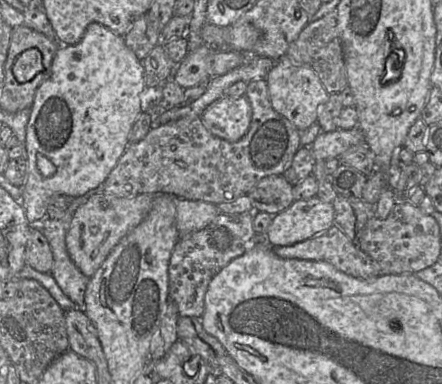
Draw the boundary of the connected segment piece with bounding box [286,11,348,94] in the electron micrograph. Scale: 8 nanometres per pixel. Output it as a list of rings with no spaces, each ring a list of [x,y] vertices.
[[[331,12],[314,22],[309,22],[287,51],[293,64],[309,66],[318,75],[328,94],[339,94],[348,86],[344,54],[337,30],[337,12]]]

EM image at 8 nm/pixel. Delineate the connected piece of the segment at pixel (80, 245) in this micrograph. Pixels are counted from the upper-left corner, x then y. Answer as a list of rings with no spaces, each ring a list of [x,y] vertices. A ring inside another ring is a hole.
[[[96,194],[76,210],[66,234],[66,248],[74,264],[85,276],[91,278],[119,241],[144,220],[155,196],[139,194],[115,198]]]

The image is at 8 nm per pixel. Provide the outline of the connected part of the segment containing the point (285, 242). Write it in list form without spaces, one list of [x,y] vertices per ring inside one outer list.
[[[317,195],[293,203],[273,220],[266,232],[271,247],[292,246],[327,231],[335,224],[333,203],[322,201]]]

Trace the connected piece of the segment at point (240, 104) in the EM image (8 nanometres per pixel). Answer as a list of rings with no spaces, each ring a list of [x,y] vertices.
[[[246,95],[222,97],[210,104],[201,115],[206,129],[228,142],[237,142],[246,135],[251,118],[252,108]]]

